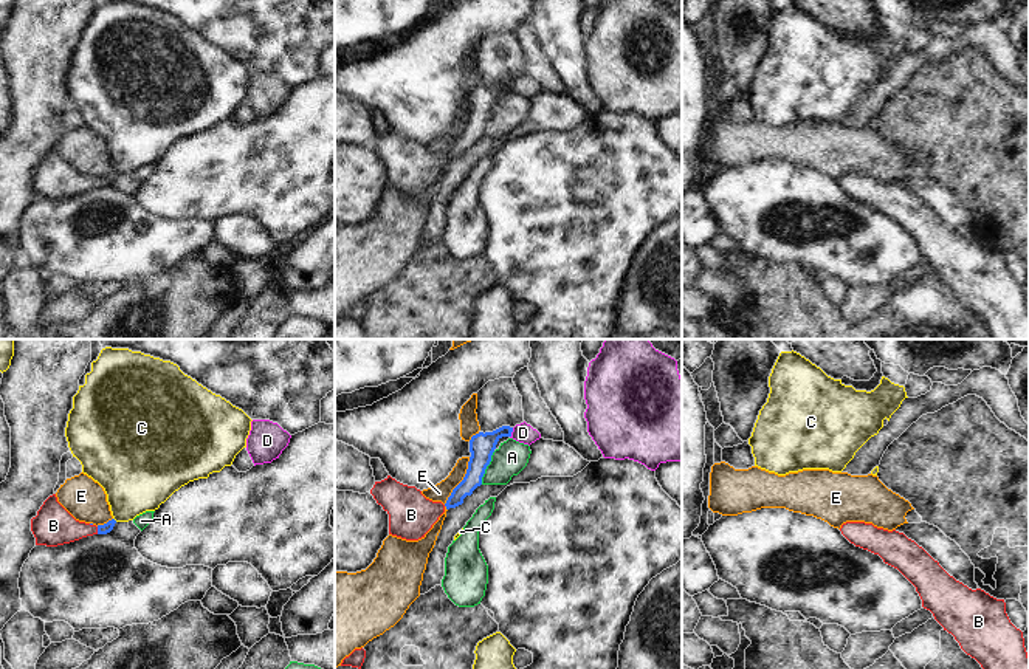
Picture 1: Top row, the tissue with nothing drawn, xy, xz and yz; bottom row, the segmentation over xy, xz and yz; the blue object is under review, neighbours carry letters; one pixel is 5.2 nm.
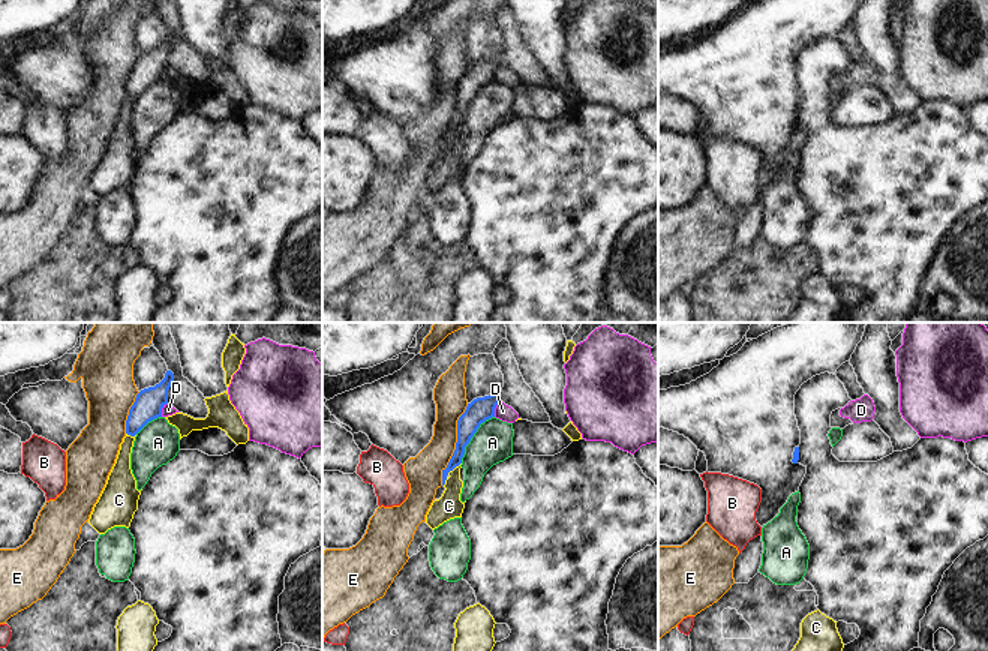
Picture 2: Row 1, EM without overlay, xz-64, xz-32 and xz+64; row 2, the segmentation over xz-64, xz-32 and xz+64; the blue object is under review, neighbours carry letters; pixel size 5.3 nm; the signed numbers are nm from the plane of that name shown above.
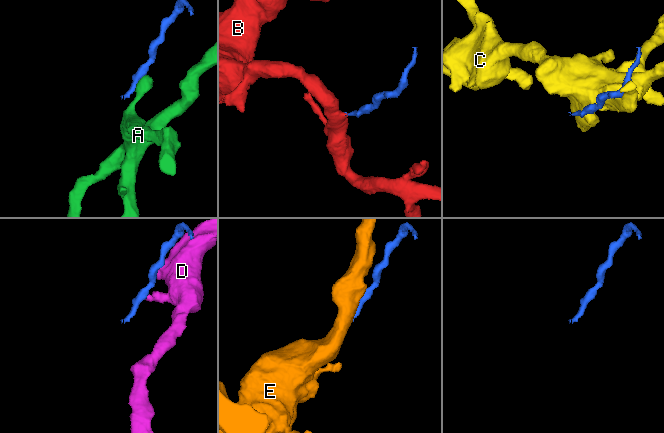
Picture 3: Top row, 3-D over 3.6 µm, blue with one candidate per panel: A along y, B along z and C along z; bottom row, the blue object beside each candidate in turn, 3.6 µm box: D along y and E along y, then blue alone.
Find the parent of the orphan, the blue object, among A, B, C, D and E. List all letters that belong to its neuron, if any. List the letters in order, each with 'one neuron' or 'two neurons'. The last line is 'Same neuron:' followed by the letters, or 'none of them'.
A: two neurons
B: one neuron
C: two neurons
D: two neurons
E: two neurons
Same neuron: B

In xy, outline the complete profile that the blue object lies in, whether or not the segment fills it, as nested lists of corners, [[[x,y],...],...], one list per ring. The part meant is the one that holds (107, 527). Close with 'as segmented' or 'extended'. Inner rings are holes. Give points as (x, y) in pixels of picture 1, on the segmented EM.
[[[53,494],[43,502],[37,516],[31,519],[31,531],[36,537],[36,545],[57,547],[87,536],[107,534],[113,530],[115,523],[115,519],[98,527],[79,522],[57,502],[56,494]]]; extended

